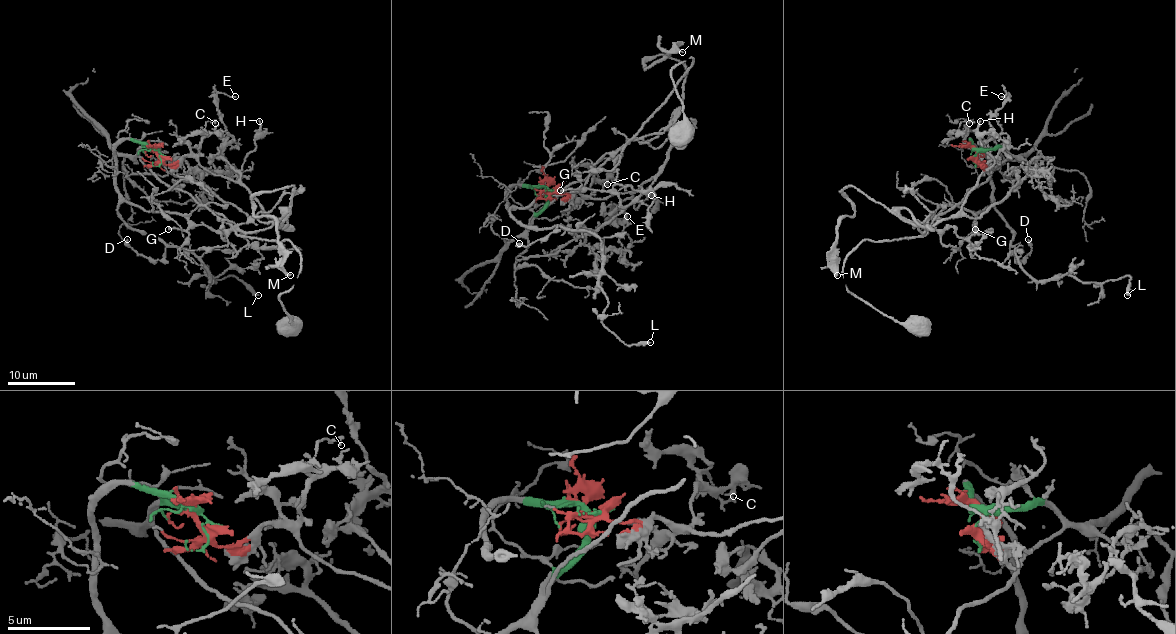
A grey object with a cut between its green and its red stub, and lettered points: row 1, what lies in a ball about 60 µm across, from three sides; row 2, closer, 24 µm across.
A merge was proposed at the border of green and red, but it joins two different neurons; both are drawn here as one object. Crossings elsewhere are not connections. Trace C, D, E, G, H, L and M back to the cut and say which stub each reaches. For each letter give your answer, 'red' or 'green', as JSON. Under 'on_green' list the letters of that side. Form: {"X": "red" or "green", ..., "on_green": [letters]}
{"C": "red", "D": "green", "E": "red", "G": "green", "H": "red", "L": "green", "M": "red", "on_green": ["D", "G", "L"]}

